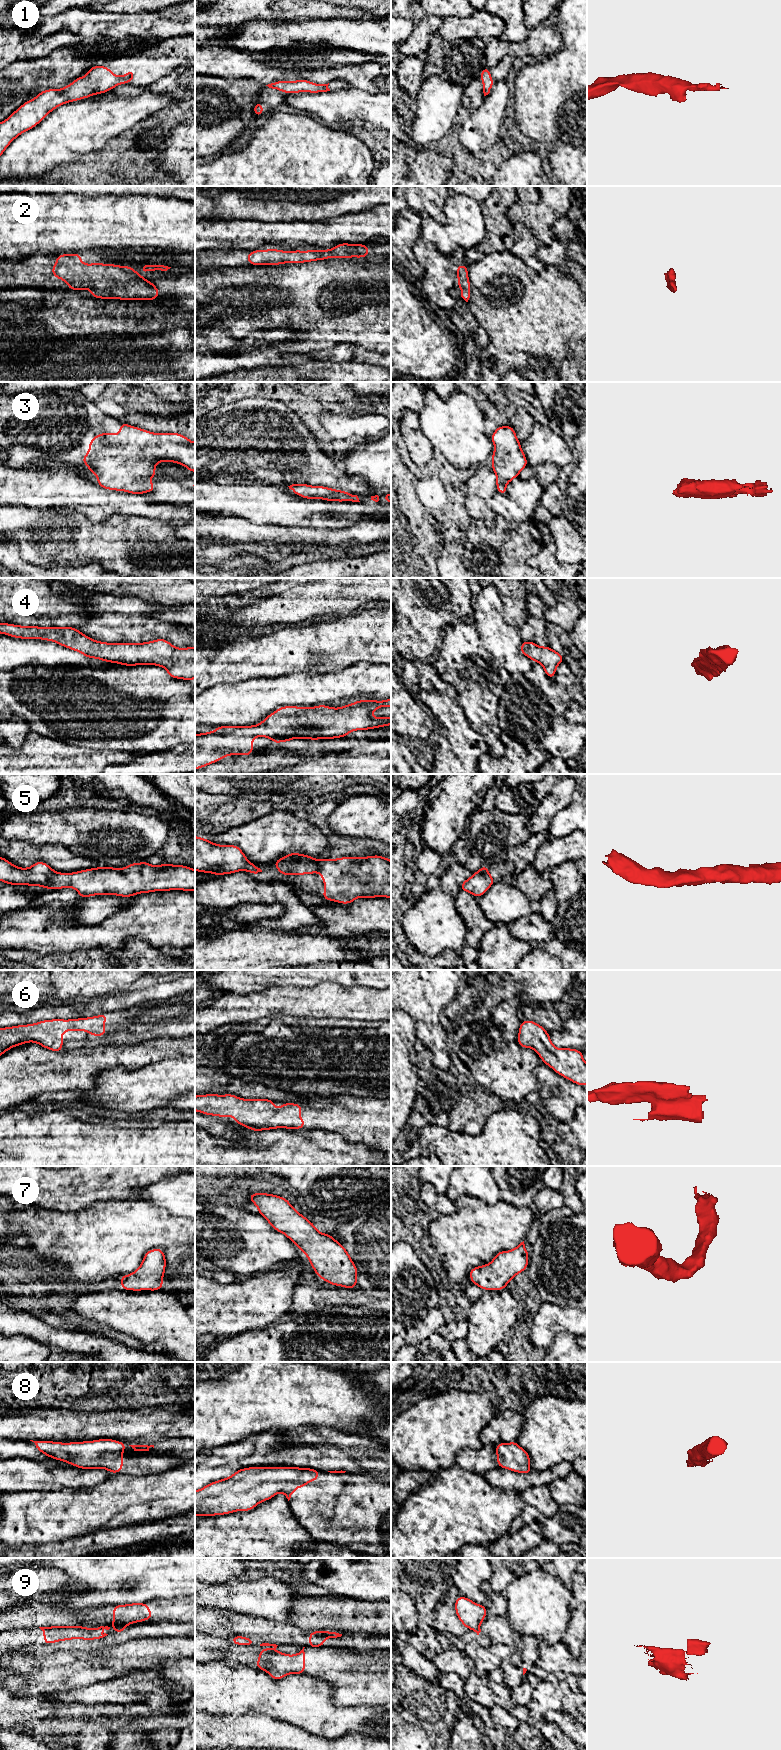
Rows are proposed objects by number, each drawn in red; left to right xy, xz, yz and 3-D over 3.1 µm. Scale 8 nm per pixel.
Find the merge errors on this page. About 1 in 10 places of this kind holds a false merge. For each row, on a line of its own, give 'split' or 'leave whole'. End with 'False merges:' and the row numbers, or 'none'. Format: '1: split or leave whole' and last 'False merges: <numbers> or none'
1: leave whole
2: leave whole
3: leave whole
4: leave whole
5: leave whole
6: leave whole
7: leave whole
8: leave whole
9: split
False merges: 9

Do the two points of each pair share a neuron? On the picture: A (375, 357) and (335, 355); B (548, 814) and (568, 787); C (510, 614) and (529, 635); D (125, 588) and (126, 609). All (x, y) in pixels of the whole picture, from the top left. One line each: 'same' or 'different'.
A: same
B: same
C: different
D: different

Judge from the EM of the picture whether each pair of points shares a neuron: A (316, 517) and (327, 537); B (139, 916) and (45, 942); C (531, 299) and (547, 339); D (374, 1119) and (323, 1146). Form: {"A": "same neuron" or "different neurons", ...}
{"A": "different neurons", "B": "same neuron", "C": "same neuron", "D": "different neurons"}

